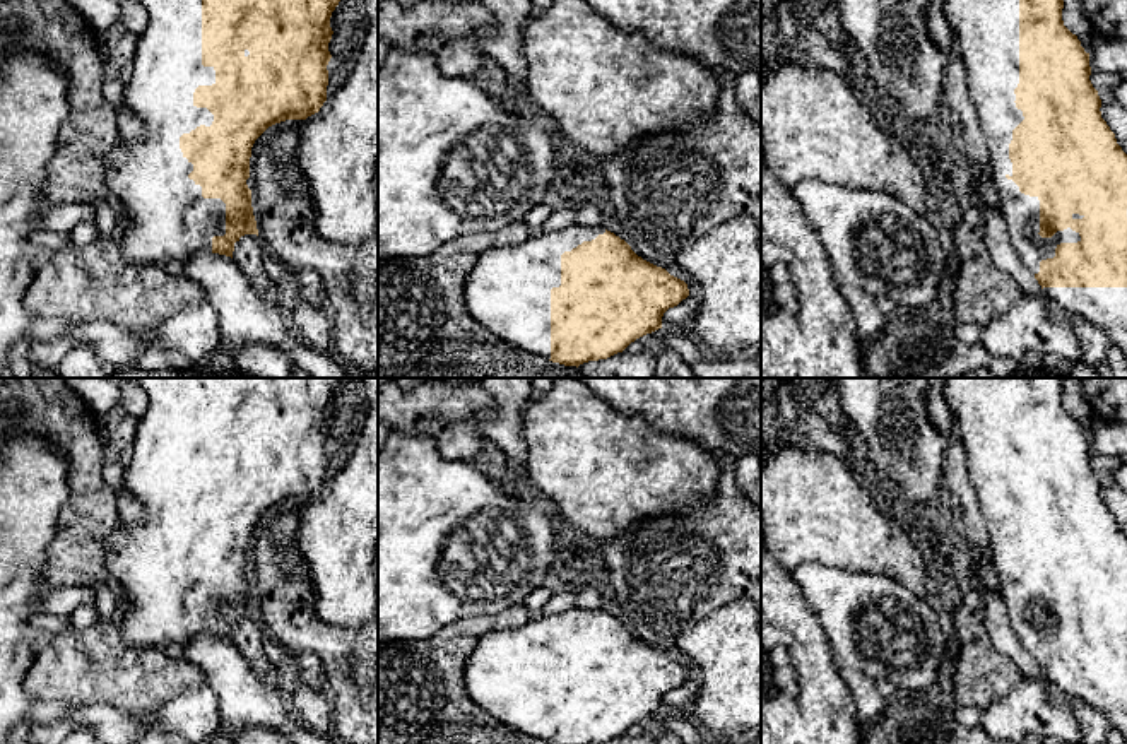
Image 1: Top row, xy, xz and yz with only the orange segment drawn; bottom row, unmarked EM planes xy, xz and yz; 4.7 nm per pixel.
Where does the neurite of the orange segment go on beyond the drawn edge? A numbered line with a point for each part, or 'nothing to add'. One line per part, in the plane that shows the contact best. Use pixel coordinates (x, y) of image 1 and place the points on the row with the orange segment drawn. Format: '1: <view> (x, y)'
1: yz (987, 31)

